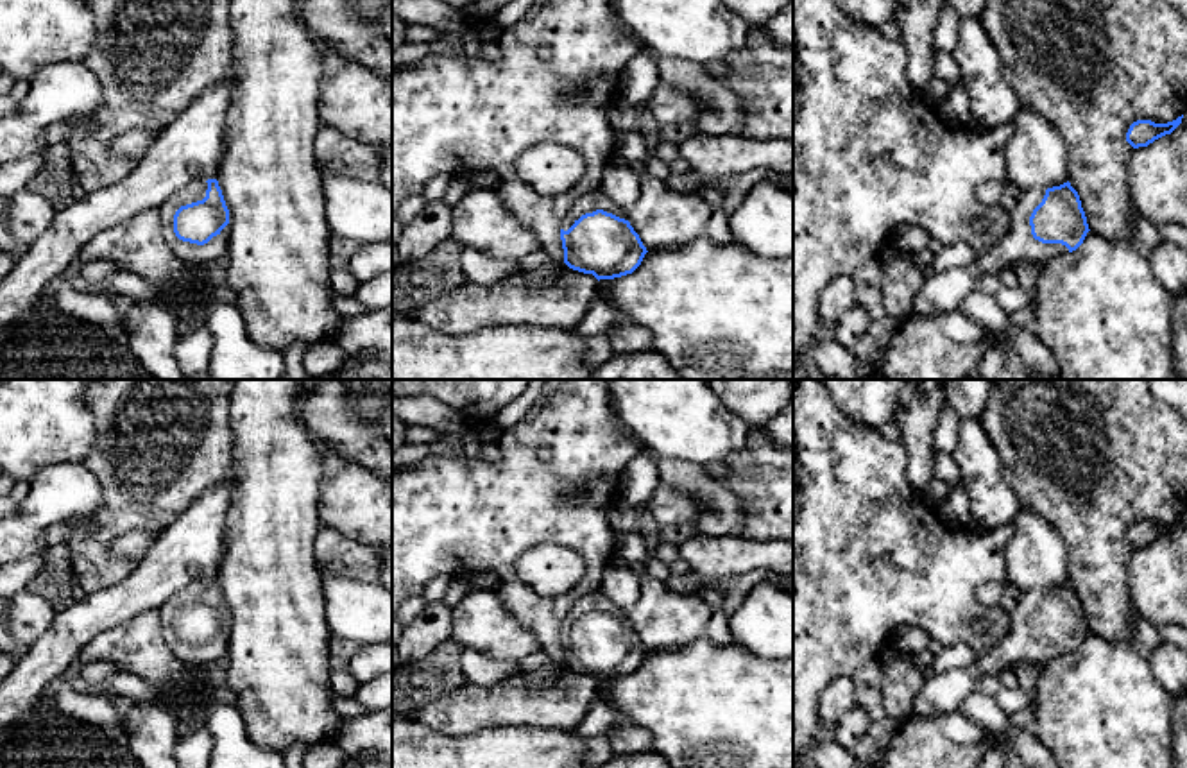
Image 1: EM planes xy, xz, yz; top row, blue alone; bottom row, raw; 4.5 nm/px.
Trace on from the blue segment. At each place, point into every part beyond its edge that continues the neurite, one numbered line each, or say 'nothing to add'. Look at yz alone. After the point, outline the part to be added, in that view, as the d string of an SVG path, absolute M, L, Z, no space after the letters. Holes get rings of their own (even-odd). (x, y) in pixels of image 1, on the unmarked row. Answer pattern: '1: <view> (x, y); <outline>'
1: yz (946, 691); M1044 589L1020 593L1017 607L1010 612L1010 628L997 644L974 659L965 668L945 670L927 677L917 695L909 716L936 718L960 711L963 700L976 691L976 680L986 675L999 675L1020 662L1047 664L1053 657L1069 655L1062 644L1042 644L1033 639L1029 618L1042 603Z

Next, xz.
1: xz (591, 602); M600 591L584 594L569 610L562 623L562 630L568 632L582 616L603 610L623 619L619 609Z

